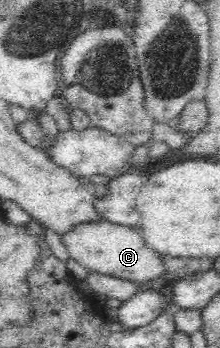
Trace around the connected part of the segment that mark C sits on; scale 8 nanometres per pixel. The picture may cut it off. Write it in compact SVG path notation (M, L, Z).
M105 220L78 223L69 231L59 234L60 242L67 250L68 259L77 261L79 265L88 269L89 272L97 272L103 275L111 275L119 279L129 280L135 283L149 281L161 277L164 272L163 262L159 252L151 249L142 237L141 227L127 227Z

